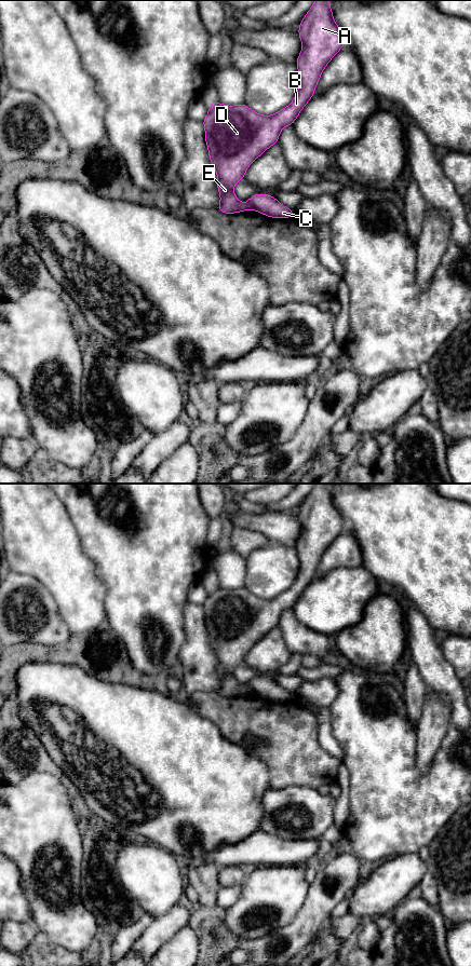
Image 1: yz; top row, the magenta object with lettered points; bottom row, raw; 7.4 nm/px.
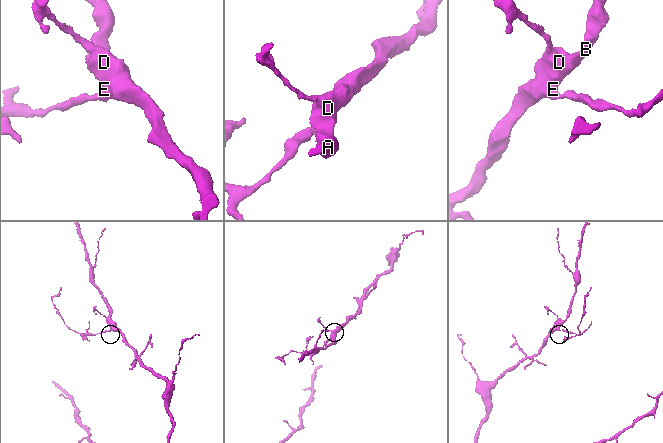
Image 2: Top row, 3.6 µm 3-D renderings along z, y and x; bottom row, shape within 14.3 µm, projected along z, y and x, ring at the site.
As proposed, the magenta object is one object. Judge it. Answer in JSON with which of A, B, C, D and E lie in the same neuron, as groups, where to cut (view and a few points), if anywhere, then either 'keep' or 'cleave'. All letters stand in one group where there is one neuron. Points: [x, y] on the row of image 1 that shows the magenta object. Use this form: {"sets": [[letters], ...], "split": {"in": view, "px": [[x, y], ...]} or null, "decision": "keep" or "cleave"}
{"sets": [["A", "B", "D", "E"], ["C"]], "split": {"in": "yz", "px": [[247, 203], [252, 208]]}, "decision": "cleave"}

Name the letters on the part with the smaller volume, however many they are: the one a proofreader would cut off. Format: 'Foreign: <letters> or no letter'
Foreign: C

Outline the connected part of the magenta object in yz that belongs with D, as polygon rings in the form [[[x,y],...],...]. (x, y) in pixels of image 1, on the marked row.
[[[315,0],[299,24],[298,33],[302,43],[302,50],[296,62],[300,84],[294,100],[286,108],[266,117],[253,111],[245,104],[227,106],[212,100],[210,110],[202,121],[210,161],[218,177],[217,188],[220,194],[218,210],[224,214],[236,214],[252,209],[248,204],[238,200],[233,192],[234,185],[243,179],[248,166],[259,155],[278,142],[282,128],[293,125],[301,109],[314,95],[322,71],[346,44],[346,39],[334,21],[329,0]]]

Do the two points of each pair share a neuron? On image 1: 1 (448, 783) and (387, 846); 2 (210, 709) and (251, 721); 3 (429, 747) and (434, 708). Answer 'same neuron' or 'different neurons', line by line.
1: same neuron
2: same neuron
3: same neuron

